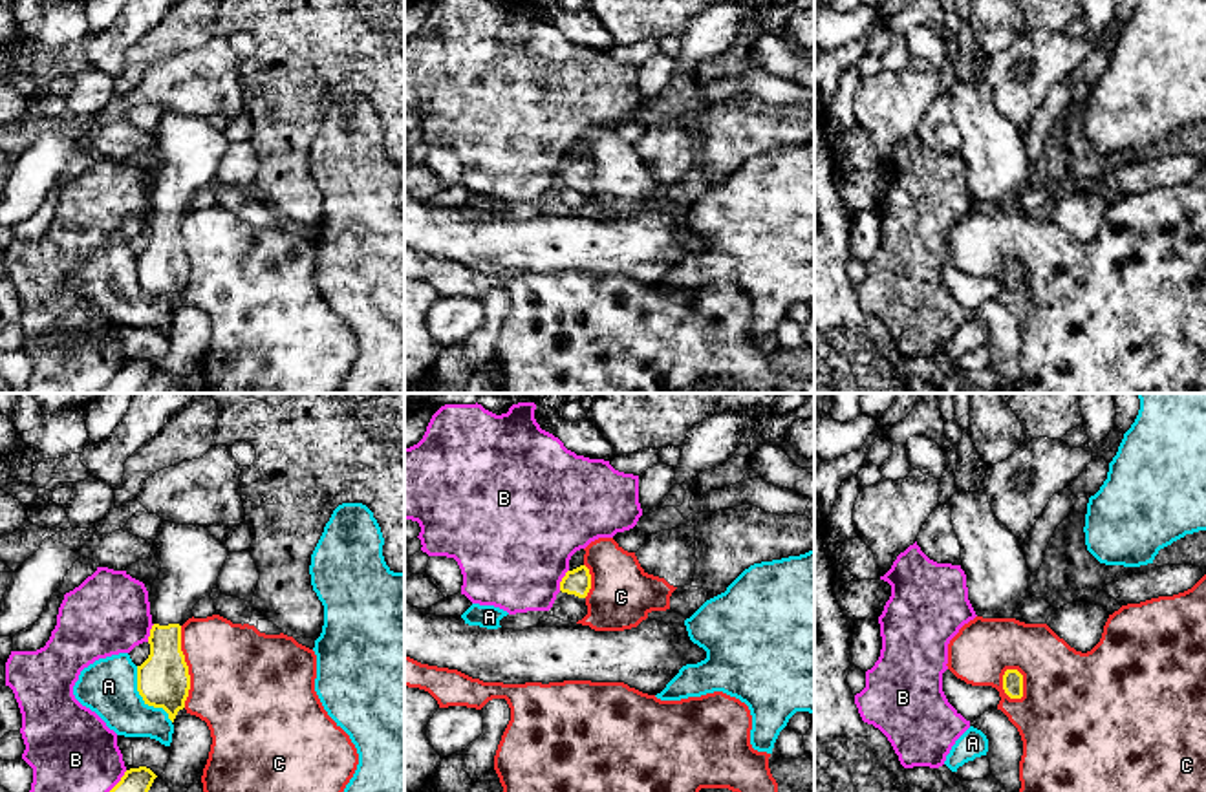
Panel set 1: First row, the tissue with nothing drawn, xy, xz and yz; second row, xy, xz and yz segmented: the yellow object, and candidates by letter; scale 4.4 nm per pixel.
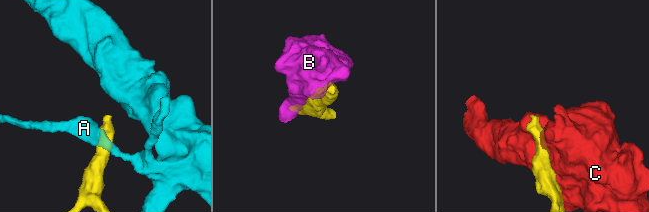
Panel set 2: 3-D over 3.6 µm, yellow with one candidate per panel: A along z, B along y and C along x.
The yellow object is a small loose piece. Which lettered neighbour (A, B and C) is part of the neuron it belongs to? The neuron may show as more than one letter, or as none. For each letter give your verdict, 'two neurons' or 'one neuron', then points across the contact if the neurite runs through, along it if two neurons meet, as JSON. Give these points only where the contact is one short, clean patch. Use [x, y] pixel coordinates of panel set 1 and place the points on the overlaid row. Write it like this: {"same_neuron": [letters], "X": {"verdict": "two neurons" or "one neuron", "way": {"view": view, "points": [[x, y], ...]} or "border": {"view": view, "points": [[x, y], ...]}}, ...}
{"same_neuron": [], "A": {"verdict": "two neurons"}, "B": {"verdict": "two neurons"}, "C": {"verdict": "two neurons"}}

